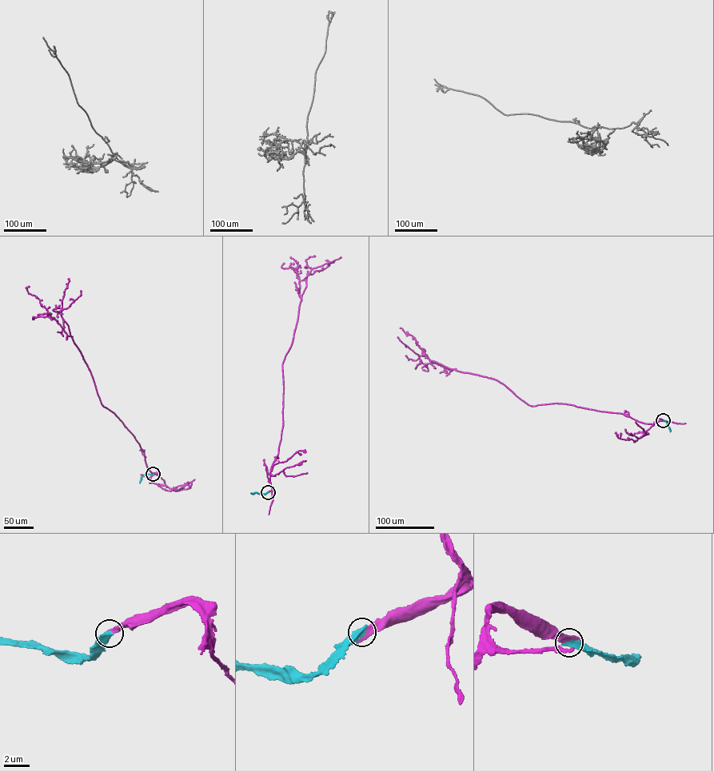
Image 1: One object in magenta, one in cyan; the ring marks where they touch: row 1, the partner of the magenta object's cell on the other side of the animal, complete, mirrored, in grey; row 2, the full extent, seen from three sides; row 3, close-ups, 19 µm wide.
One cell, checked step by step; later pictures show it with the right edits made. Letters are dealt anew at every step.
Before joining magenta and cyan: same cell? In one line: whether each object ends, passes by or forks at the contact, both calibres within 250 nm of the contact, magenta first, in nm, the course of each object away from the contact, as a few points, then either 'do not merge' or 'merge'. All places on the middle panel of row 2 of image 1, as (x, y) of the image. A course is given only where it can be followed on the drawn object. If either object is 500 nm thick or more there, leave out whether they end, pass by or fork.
magenta ends; cyan ends; calibres 420 and 480 nm; course magenta (268, 492), (282, 426), (282, 363), (301, 299), (300, 280), (289, 266), (293, 263); course cyan (268, 492), (250, 493); merge

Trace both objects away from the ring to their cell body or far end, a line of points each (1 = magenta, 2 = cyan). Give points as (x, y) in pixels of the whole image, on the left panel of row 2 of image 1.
1: (153, 474), (157, 474), (147, 466), (133, 436), (101, 404), (71, 337), (28, 292), (28, 286)
2: (153, 474), (145, 474), (139, 482)

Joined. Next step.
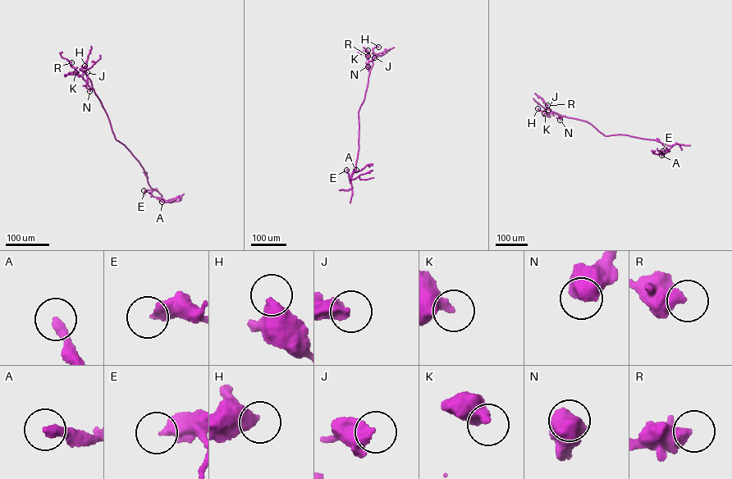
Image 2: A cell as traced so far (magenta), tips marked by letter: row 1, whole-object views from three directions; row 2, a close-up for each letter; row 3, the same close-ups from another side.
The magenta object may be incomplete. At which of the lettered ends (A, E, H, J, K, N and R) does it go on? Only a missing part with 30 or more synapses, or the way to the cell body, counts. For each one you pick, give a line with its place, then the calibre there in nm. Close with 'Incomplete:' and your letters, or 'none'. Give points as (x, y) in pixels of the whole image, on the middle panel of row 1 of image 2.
A: place (356, 170); calibre 320 nm
Incomplete: A

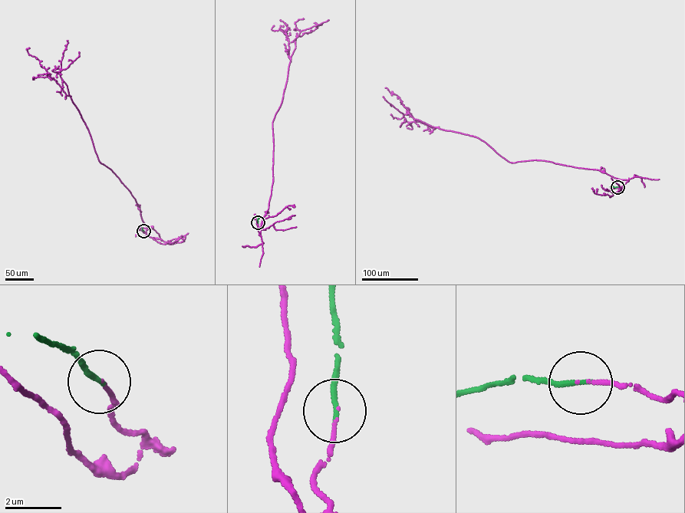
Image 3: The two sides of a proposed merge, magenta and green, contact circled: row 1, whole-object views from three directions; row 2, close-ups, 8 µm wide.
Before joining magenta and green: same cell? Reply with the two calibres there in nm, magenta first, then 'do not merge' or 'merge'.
80 nm thick on the magenta side, 170 nm on the other; merge

